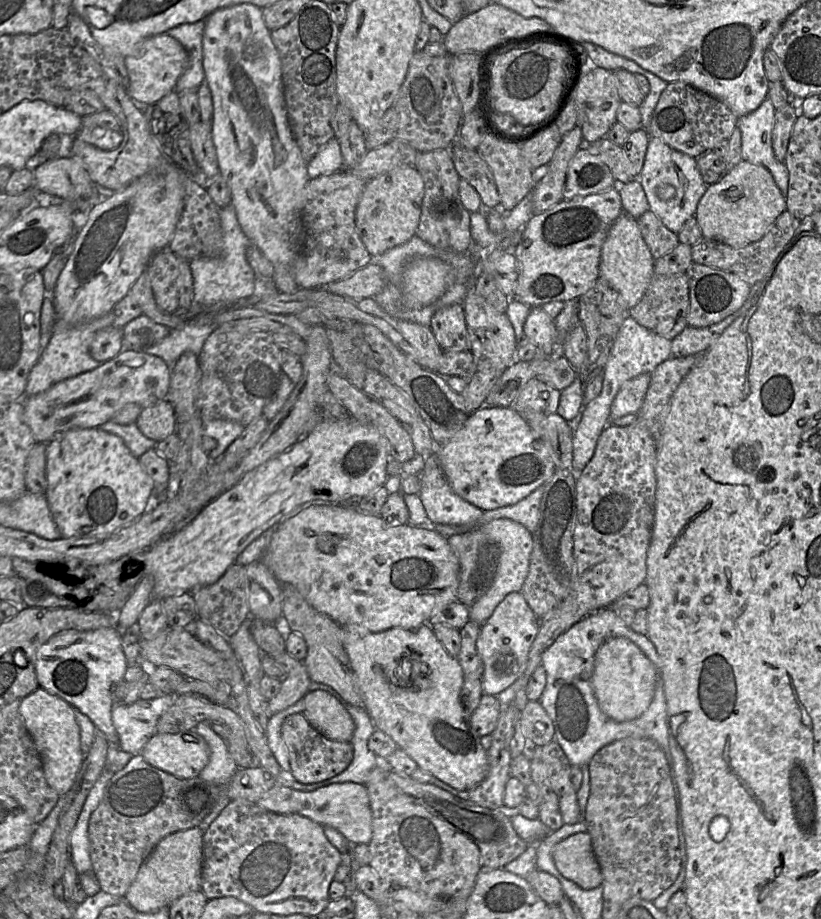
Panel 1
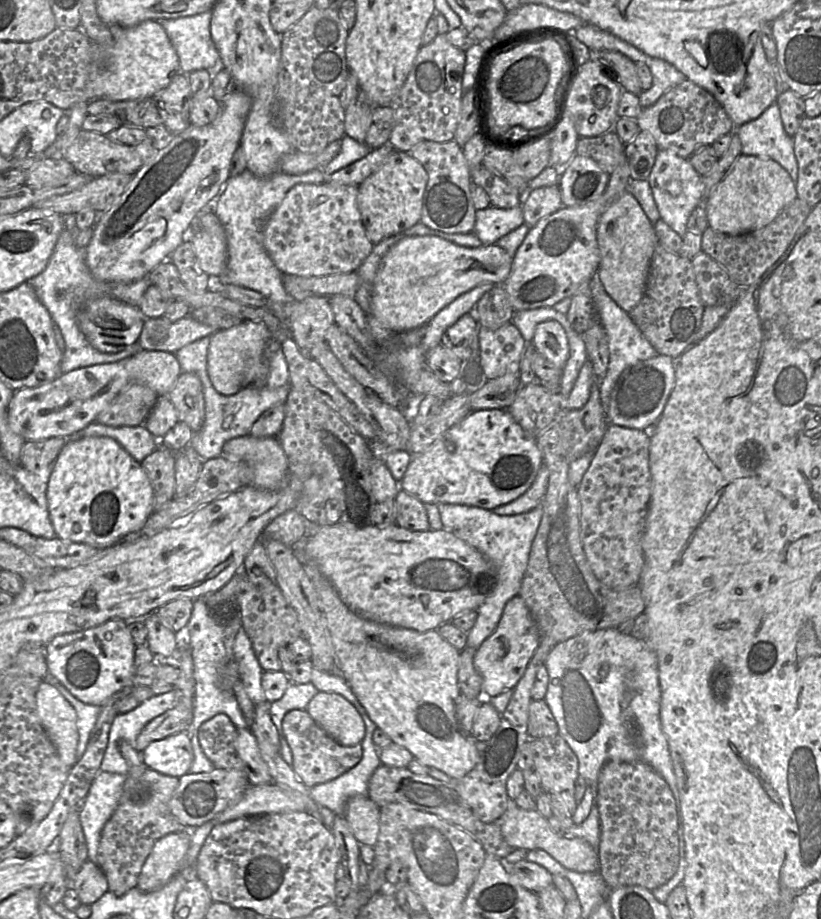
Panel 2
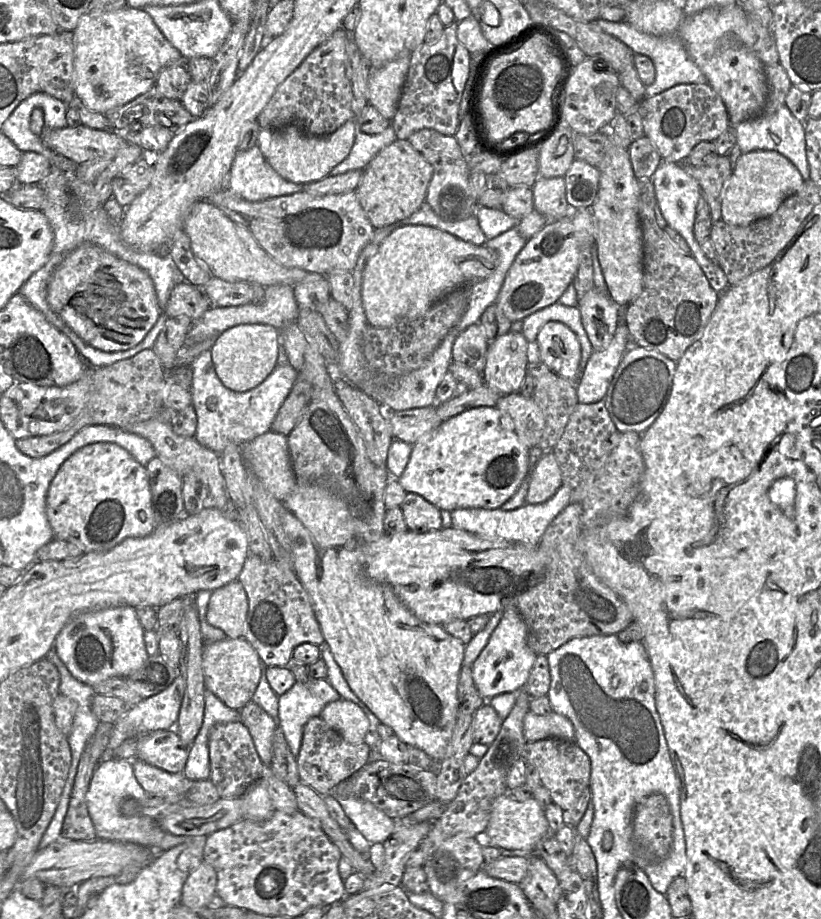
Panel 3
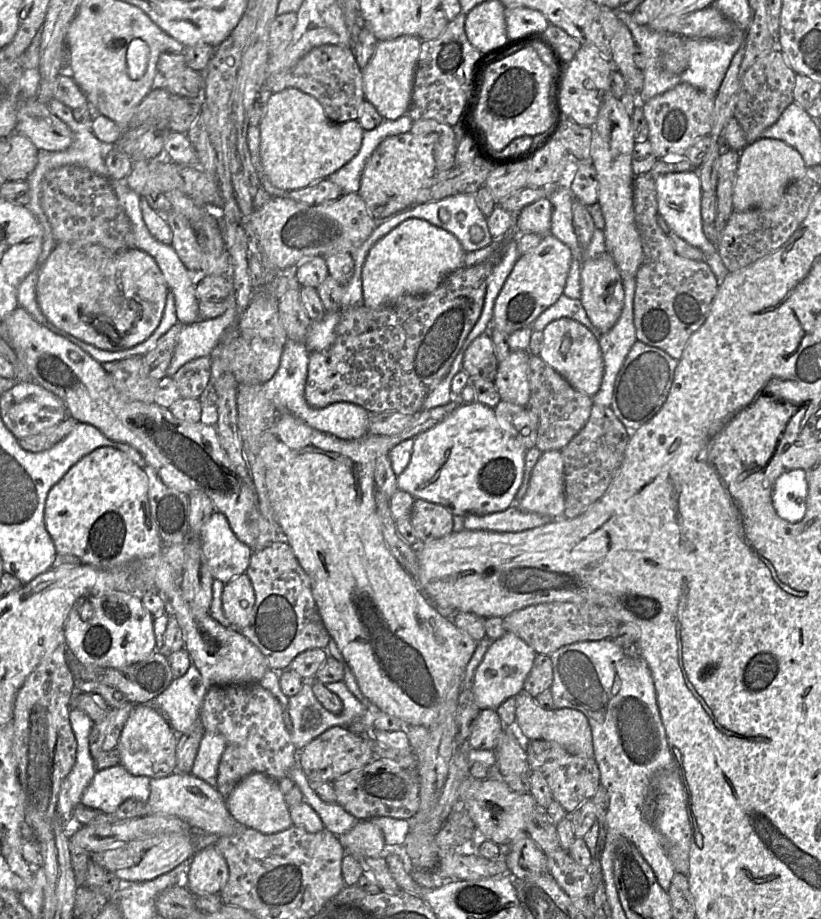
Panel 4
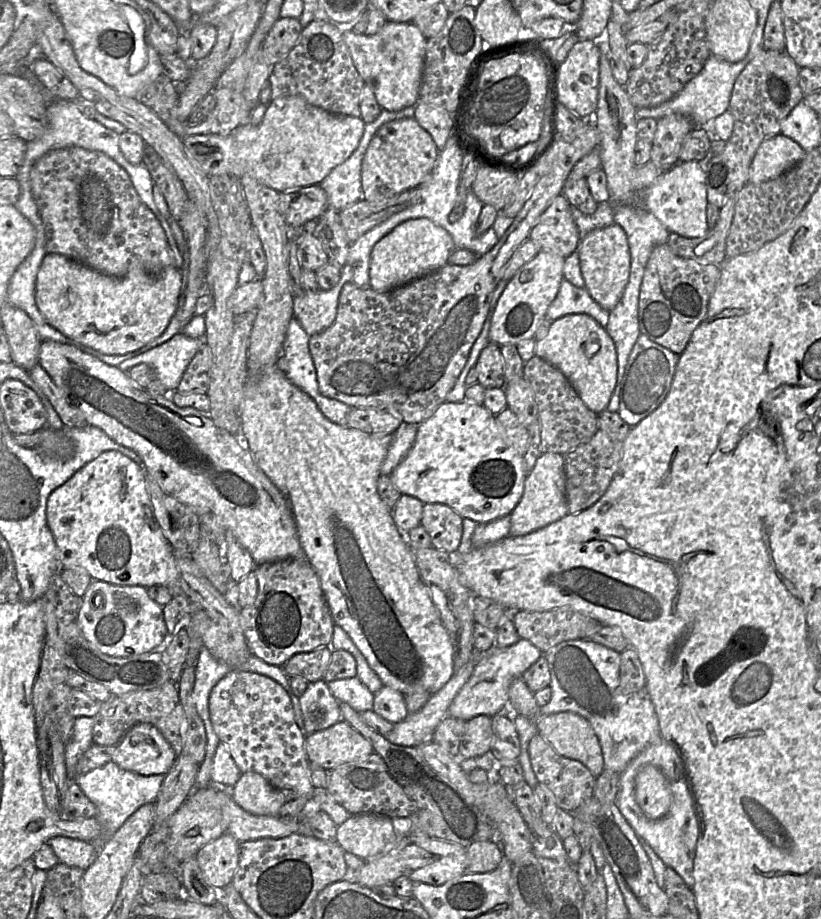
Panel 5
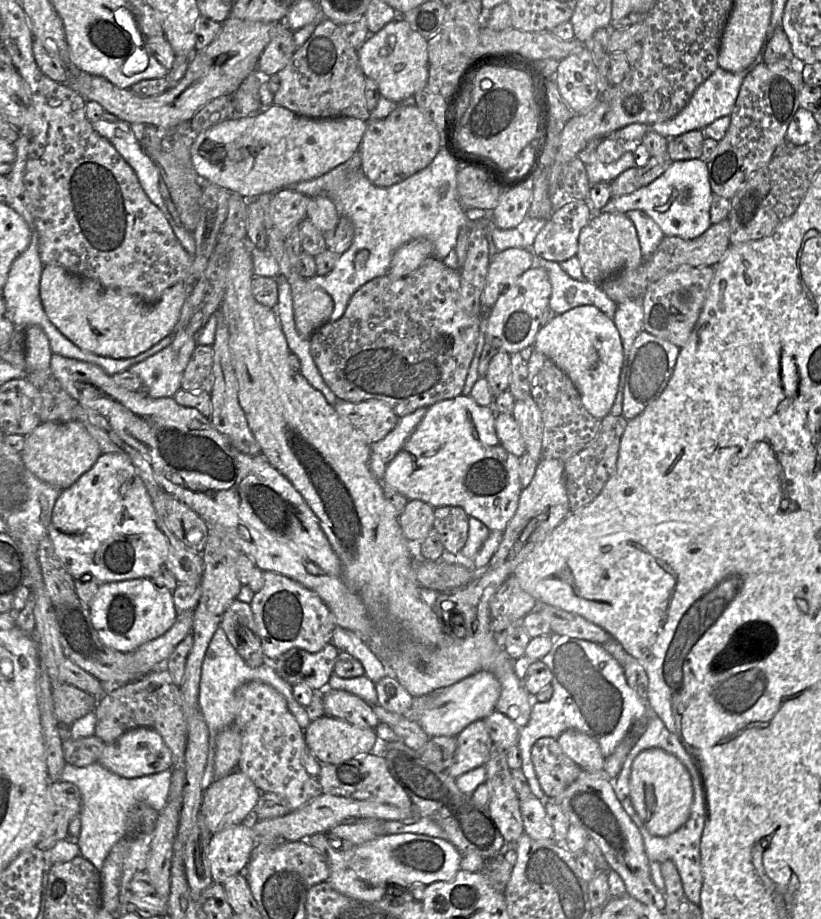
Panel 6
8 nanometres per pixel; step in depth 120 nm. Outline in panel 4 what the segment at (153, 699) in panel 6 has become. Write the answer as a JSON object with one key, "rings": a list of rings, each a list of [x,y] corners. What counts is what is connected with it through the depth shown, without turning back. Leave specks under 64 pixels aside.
{"rings":[[[129,701],[122,706],[112,707],[105,717],[94,721],[89,736],[89,750],[94,760],[100,754],[117,747],[122,729],[135,704],[138,703]]]}

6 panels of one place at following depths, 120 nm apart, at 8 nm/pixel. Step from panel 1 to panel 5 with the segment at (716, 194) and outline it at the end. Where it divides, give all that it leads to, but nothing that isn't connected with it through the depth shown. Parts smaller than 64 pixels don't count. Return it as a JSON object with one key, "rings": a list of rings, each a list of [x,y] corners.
{"rings":[[[782,134],[765,139],[753,157],[748,182],[757,184],[774,179],[801,161],[805,150]]]}

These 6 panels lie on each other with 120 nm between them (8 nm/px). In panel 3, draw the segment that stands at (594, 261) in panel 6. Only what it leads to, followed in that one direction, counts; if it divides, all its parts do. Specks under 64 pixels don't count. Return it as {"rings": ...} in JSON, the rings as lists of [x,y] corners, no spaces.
{"rings":[[[595,286],[578,301],[578,307],[583,327],[594,351],[606,349],[622,319],[624,307]]]}

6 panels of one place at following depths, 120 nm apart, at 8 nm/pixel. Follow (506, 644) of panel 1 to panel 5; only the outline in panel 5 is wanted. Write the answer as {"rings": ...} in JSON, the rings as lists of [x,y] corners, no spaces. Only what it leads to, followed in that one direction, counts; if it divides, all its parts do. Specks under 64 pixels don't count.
{"rings":[[[523,638],[508,647],[497,647],[495,645],[475,662],[471,677],[450,704],[448,716],[469,721],[479,715],[493,717],[503,713],[510,707],[509,688],[512,681],[521,677],[542,655],[542,652],[536,646]]]}

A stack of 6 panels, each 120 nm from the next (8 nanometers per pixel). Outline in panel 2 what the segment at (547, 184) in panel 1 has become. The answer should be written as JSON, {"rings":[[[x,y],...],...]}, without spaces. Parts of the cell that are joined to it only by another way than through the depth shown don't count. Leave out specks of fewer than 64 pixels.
{"rings":[[[559,185],[528,189],[525,195],[521,195],[521,206],[525,224],[535,226],[540,219],[563,207]]]}

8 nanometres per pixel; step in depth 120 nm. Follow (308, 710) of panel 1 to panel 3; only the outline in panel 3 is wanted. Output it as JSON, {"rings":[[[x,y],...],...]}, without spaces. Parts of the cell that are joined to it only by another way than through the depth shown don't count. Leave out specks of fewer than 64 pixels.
{"rings":[[[340,698],[328,703],[319,717],[348,743],[364,742],[369,729],[369,720],[355,703]]]}

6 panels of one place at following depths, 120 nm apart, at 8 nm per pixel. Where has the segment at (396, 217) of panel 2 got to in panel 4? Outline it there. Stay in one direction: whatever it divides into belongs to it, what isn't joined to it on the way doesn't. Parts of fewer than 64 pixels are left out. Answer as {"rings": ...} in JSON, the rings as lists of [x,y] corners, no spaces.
{"rings":[[[406,132],[387,137],[375,149],[364,167],[357,193],[375,221],[387,221],[414,206],[417,194],[431,184],[436,174],[435,144],[436,134],[417,136]]]}

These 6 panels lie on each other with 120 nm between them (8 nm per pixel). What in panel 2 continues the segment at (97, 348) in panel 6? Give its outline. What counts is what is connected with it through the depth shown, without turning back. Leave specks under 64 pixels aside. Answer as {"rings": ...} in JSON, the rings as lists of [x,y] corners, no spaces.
{"rings":[[[103,296],[84,304],[79,311],[78,322],[81,331],[93,348],[102,353],[114,354],[138,341],[145,318],[137,306],[114,297]]]}

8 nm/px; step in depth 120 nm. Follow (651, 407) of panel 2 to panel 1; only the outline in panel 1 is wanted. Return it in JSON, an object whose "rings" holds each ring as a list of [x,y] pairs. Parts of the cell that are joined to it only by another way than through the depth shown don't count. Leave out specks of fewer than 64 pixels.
{"rings":[[[642,373],[626,381],[616,394],[611,406],[611,418],[637,413],[642,406],[650,383],[650,374]]]}

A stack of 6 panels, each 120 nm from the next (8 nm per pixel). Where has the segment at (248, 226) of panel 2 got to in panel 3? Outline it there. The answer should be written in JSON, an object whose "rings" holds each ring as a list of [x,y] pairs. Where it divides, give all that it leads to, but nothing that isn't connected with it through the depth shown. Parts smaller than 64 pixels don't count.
{"rings":[[[258,145],[248,150],[238,150],[226,186],[250,202],[292,195],[305,187],[278,175],[266,161]]]}

